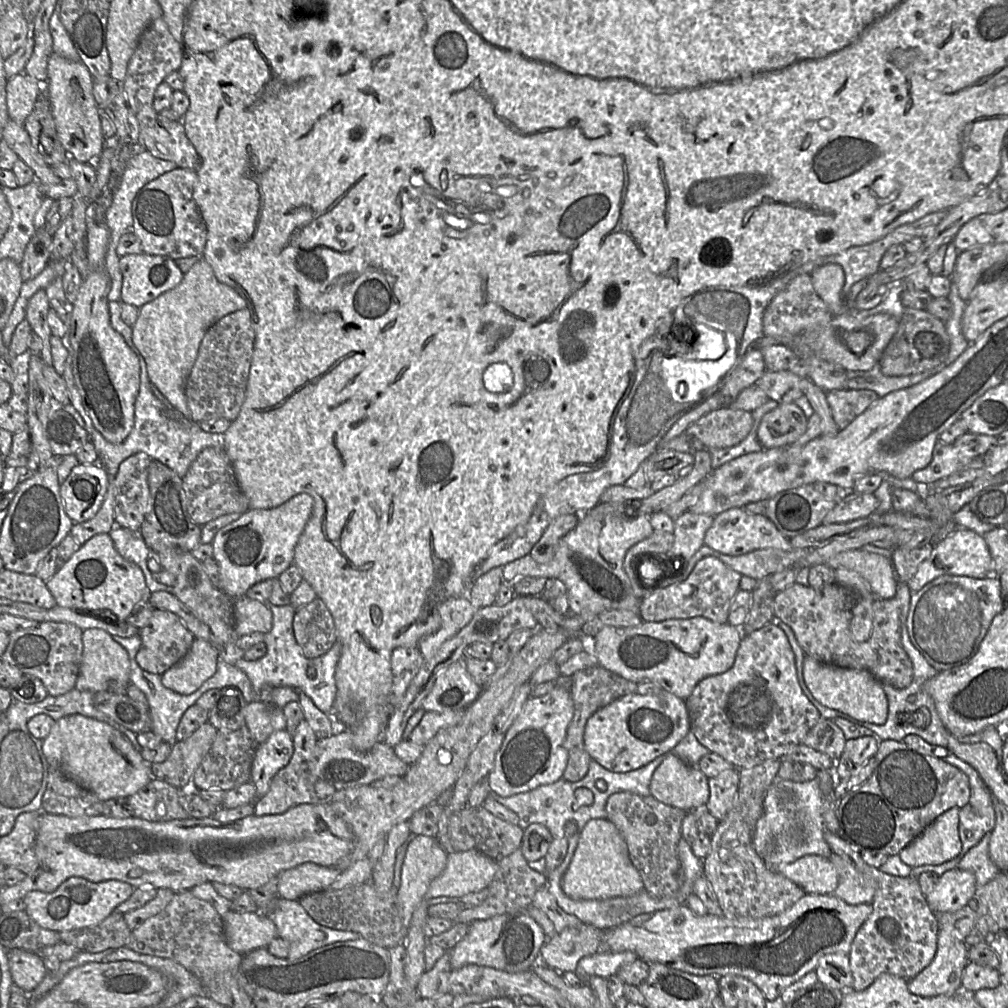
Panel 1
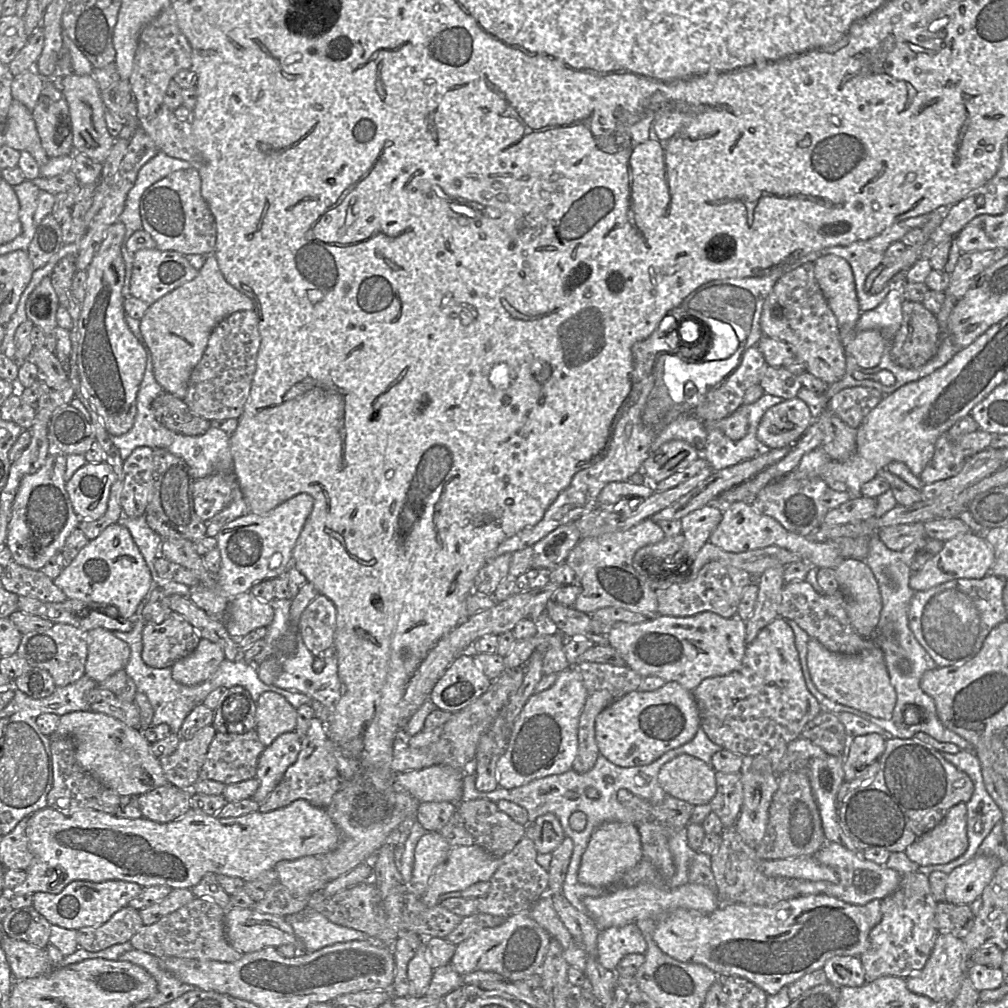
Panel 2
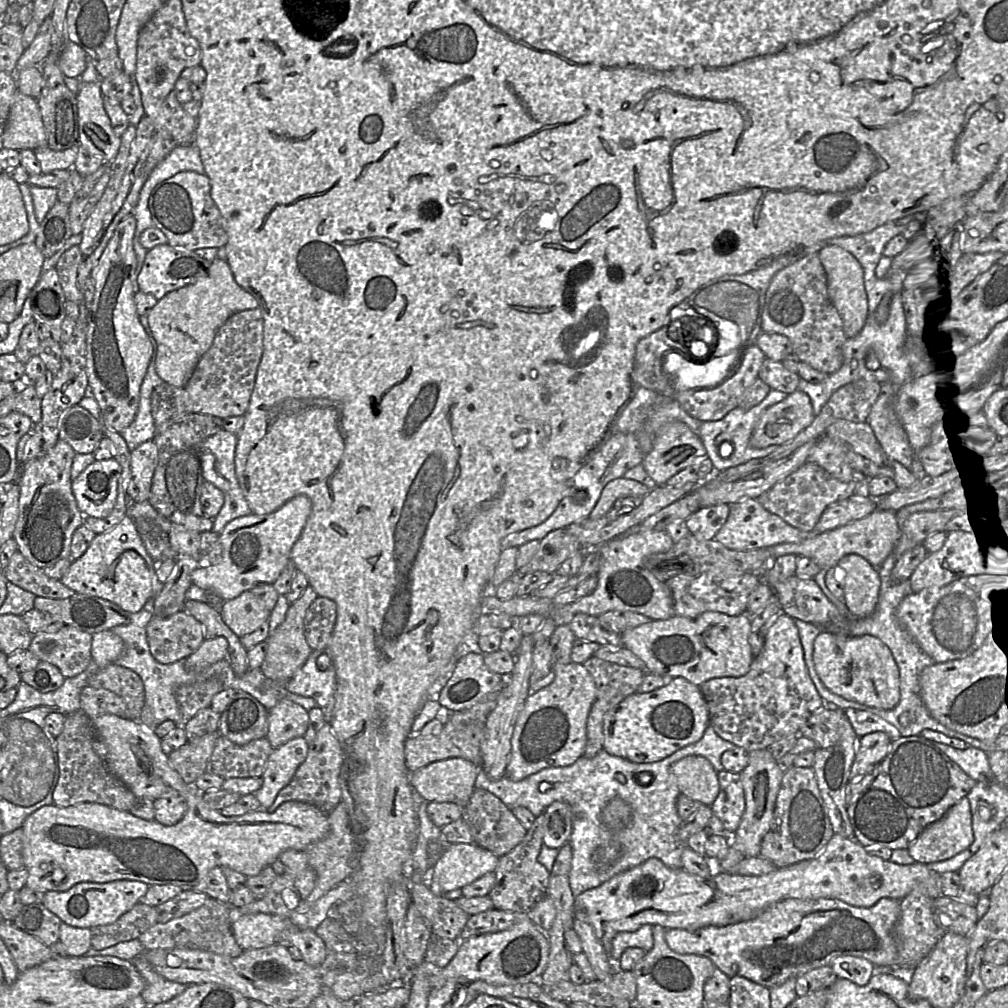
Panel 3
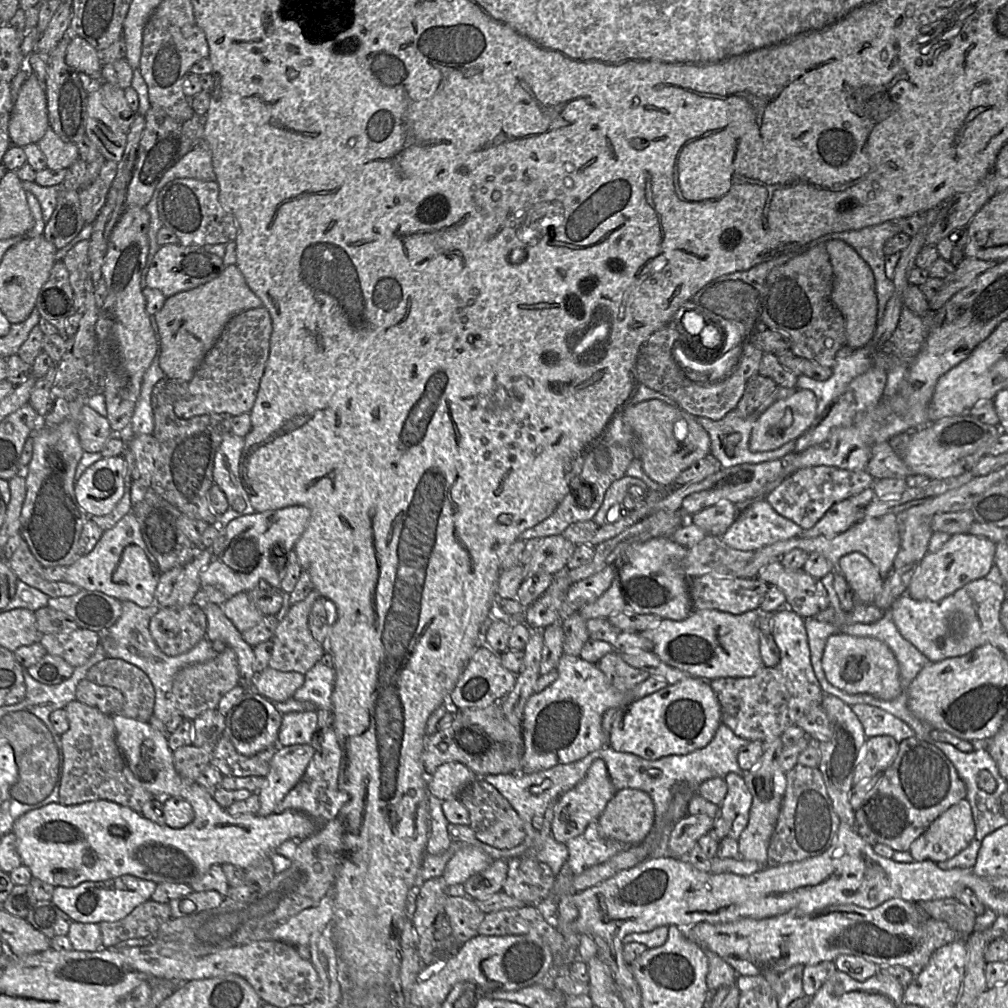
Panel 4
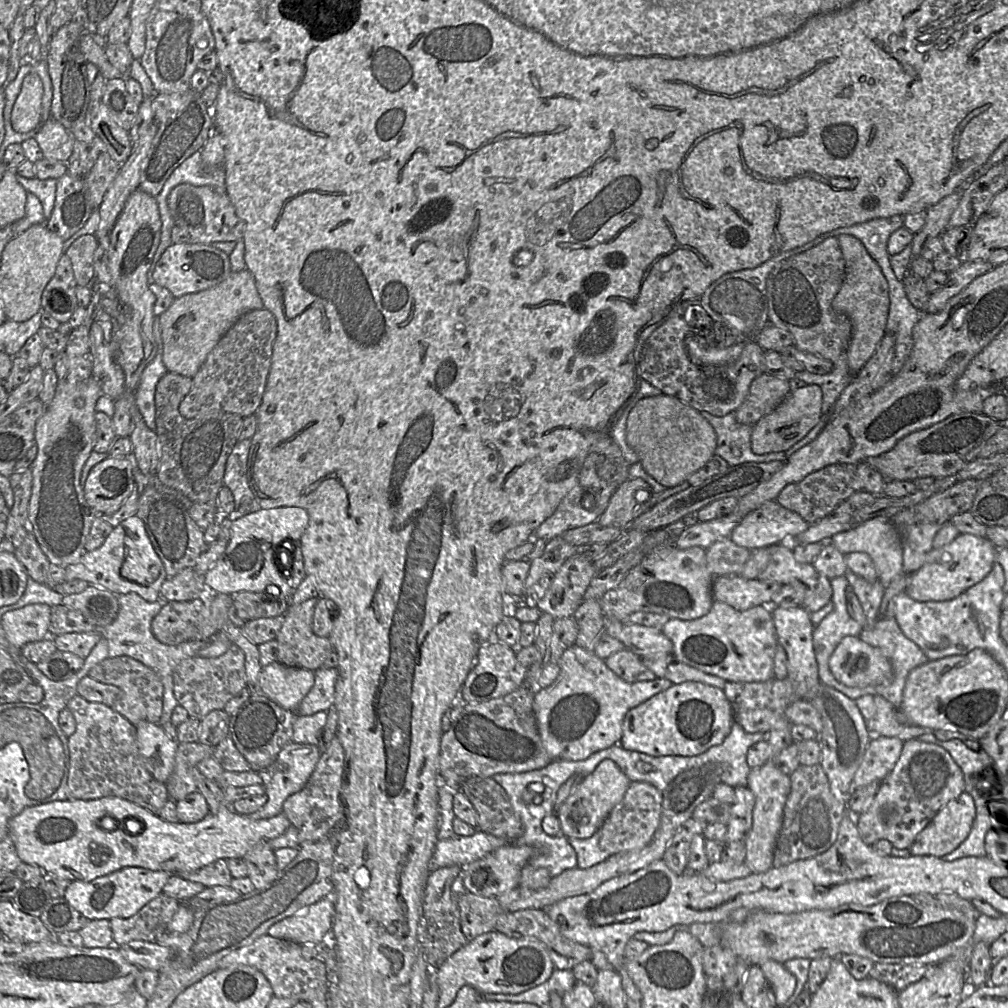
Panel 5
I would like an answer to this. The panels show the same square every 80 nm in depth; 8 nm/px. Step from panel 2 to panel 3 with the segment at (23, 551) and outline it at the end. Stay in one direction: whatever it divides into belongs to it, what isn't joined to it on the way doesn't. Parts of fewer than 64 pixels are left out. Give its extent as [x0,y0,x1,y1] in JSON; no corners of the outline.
[12,440,85,569]

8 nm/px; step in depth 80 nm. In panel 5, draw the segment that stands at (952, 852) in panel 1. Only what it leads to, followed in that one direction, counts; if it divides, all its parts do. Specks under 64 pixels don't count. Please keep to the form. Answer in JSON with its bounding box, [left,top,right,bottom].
[910,792,975,858]

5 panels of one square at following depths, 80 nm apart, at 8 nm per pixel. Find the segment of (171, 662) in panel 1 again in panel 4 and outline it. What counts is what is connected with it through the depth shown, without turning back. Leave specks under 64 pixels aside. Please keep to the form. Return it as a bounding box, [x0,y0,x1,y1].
[149,603,207,656]

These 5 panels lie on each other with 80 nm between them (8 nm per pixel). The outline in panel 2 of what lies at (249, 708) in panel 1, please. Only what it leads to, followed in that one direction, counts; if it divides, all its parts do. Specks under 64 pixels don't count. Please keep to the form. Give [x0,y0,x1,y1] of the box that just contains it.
[255,692,296,747]

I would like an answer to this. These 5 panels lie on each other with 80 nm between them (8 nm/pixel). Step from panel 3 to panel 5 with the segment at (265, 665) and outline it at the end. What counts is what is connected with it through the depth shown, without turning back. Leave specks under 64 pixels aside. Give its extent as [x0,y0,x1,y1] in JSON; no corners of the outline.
[275,598,333,671]

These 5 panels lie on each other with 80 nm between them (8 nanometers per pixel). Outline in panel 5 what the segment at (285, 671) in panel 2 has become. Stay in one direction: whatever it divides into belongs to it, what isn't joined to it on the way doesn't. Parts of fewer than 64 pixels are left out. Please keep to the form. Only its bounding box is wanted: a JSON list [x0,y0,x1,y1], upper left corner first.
[296,668,337,716]

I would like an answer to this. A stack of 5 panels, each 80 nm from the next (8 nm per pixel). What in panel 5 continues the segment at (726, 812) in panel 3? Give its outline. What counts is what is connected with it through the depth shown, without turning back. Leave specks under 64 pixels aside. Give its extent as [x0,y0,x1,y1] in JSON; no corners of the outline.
[725,786,755,843]

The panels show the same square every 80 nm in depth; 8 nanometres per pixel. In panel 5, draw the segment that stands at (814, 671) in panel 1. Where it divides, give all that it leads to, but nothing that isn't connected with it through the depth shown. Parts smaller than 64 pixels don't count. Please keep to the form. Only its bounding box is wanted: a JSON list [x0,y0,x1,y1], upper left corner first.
[829,636,893,687]

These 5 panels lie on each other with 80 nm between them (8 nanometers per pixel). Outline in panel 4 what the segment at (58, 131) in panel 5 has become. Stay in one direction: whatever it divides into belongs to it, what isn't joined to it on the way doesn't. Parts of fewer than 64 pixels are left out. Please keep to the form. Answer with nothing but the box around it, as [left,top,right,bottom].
[37,126,79,169]

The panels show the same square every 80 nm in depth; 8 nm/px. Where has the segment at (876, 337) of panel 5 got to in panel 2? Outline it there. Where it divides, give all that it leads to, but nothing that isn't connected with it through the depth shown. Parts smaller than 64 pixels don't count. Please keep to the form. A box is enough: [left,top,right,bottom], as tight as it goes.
[814,255,861,330]

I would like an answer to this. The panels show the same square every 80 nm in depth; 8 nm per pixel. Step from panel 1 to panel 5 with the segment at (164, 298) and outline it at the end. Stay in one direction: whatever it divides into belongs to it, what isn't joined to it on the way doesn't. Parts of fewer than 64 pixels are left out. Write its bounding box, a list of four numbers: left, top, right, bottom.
[159,270,264,378]

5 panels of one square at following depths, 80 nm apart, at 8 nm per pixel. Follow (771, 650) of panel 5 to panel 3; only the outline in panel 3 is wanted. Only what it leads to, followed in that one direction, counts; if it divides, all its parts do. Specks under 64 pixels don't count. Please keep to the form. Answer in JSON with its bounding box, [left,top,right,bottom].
[621,612,754,686]

